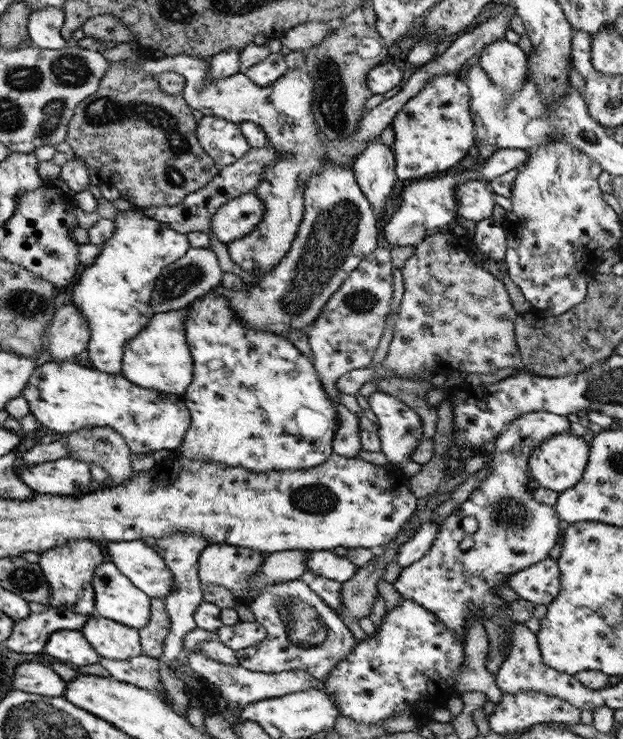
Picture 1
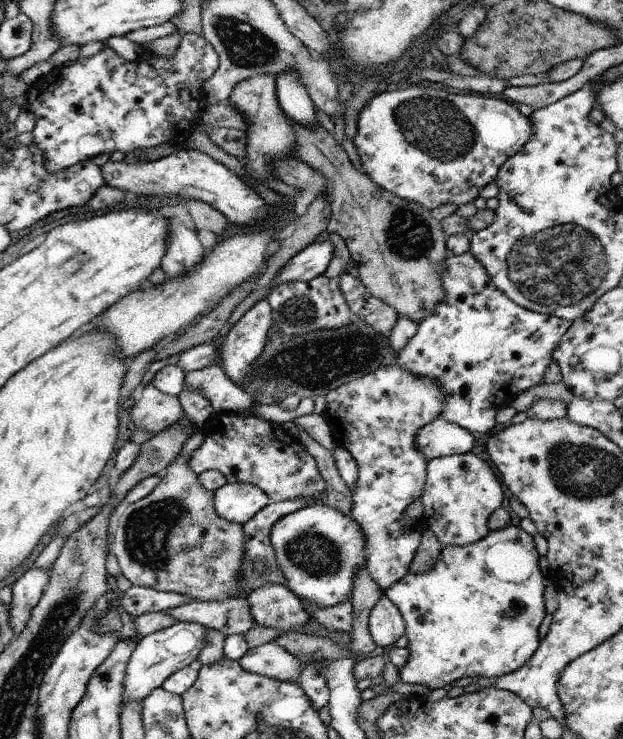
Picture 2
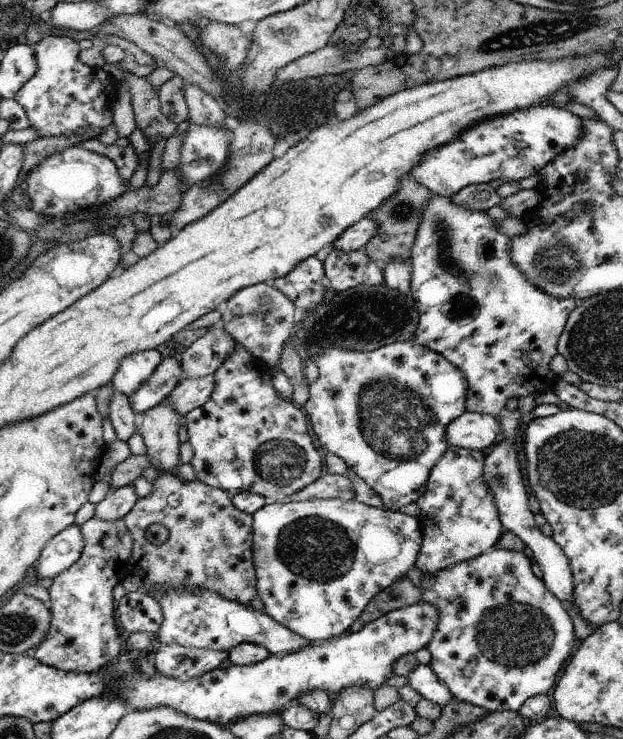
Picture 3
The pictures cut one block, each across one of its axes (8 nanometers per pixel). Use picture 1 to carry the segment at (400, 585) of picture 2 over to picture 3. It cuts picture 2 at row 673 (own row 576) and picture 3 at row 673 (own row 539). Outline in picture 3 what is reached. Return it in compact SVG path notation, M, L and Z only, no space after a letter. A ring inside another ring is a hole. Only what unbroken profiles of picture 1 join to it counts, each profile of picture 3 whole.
M496 547L489 551L484 551L479 557L458 563L456 566L451 566L444 570L439 570L435 575L422 573L423 579L420 587L423 590L423 595L420 602L431 603L440 612L435 633L426 647L431 655L431 661L428 666L435 674L437 680L447 688L447 691L452 695L452 699L483 708L489 713L494 711L512 711L515 713L523 705L523 702L527 701L527 698L534 695L549 694L556 684L556 680L569 658L569 652L575 639L572 622L571 618L567 616L567 612L563 610L561 602L546 590L539 578L533 576L530 570L531 566L530 560L522 552Z

